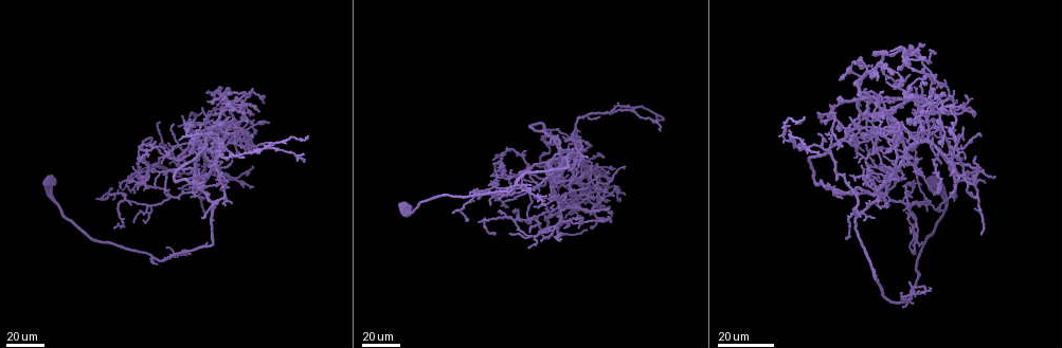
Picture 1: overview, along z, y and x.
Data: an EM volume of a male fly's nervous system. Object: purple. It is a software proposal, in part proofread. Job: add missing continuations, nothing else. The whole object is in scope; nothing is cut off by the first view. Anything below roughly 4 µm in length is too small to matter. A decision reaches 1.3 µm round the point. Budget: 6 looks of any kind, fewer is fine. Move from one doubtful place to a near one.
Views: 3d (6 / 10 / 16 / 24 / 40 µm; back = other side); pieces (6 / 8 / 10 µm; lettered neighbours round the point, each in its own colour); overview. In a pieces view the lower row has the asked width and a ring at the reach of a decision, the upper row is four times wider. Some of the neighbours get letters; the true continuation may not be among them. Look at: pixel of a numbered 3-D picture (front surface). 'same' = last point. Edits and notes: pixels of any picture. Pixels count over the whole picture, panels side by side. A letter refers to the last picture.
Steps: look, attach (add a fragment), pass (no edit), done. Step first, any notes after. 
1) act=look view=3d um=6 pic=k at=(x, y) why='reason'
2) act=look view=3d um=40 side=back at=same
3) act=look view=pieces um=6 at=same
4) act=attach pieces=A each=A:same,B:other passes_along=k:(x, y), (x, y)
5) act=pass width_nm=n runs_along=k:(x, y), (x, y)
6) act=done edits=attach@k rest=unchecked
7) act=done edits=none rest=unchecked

act=look view=3d um=24 pic=1 at=(962, 128) why='free end'

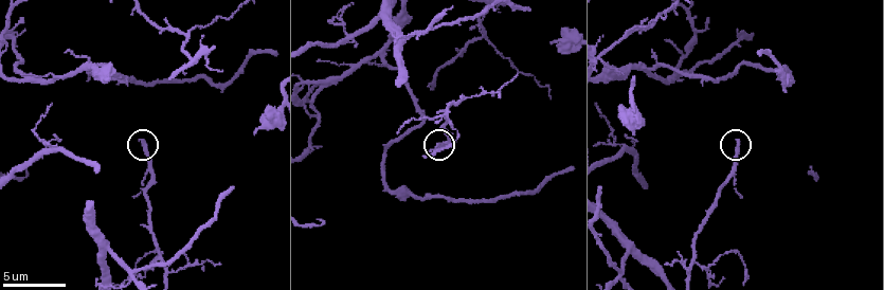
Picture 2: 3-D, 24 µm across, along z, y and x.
act=look view=pieces um=10 pic=2 at=(141, 140) why='what lies round it'

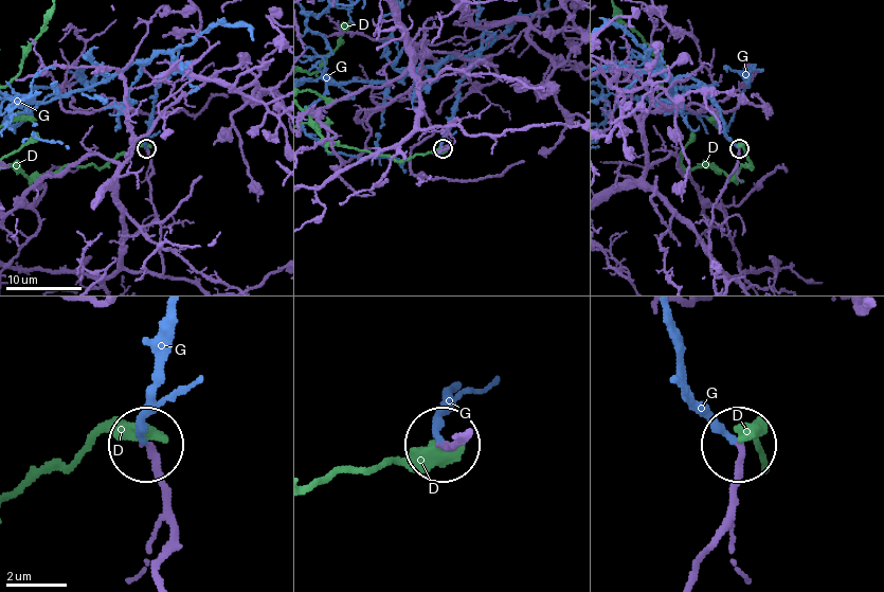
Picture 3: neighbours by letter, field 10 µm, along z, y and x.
act=pass width_nm=220 each=D:other,G:other runs_along=3:(688, 574), (724, 521), (737, 447) found='no lettered fragment goes on from it'

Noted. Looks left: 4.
act=look view=3d um=24 pic=1 at=(495, 233) why='long arm stops here'

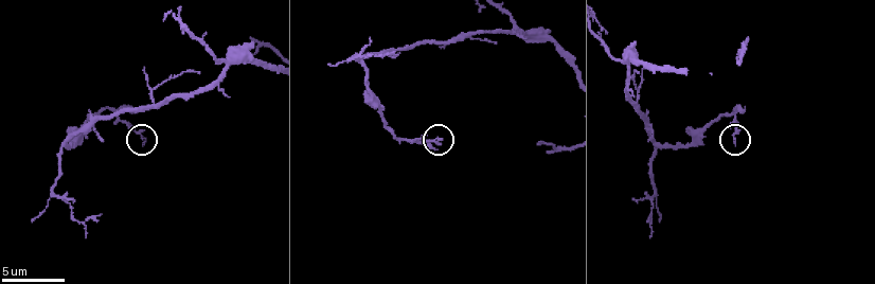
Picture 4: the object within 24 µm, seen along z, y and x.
act=look view=pieces um=10 pic=4 at=(142, 146) why='see the neighbours'

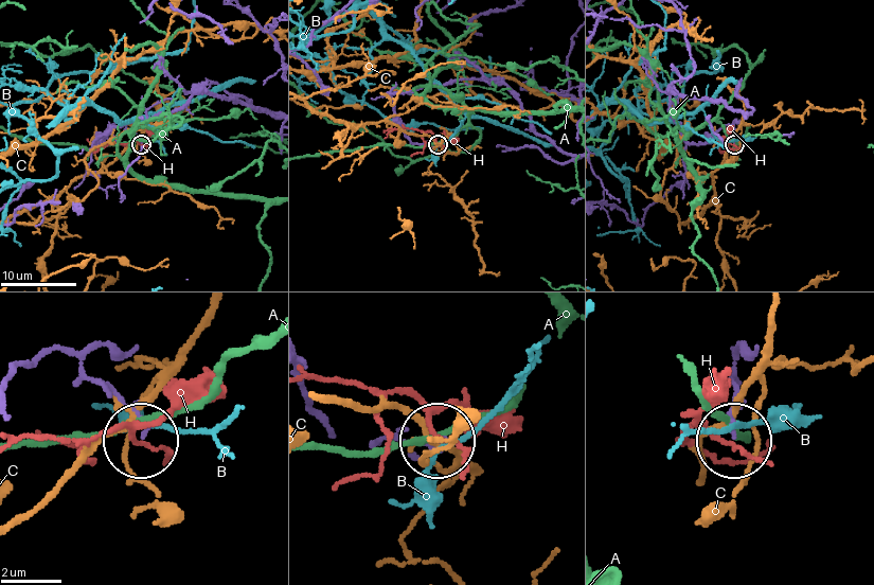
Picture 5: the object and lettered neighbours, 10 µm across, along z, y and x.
act=pass width_nm=100 each=A:other,B:other,C:other,H:other runs_along=5:(732, 352), (732, 439) found='no lettered fragment goes on from it'

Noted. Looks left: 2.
act=look view=3d um=24 pic=1 at=(215, 122) why='thin end'

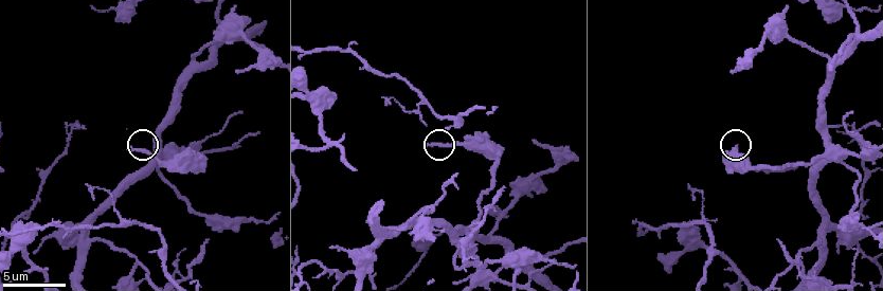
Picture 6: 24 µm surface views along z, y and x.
act=look view=pieces um=10 pic=6 at=(427, 144)

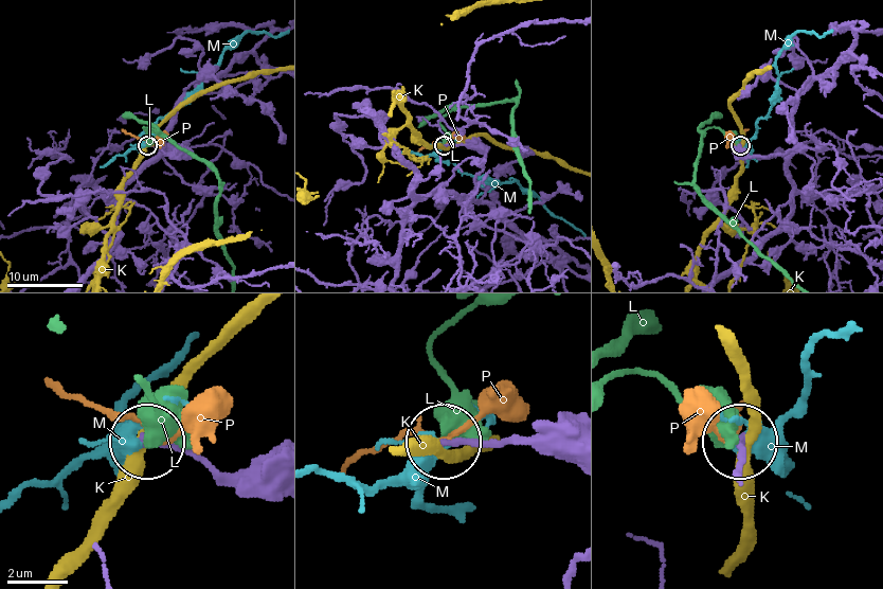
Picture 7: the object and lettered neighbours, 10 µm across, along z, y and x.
act=pass each=K:other,L:other,M:other,P:other found='no lettered fragment goes on from it'

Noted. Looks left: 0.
act=done edits=none rest=unchecked

